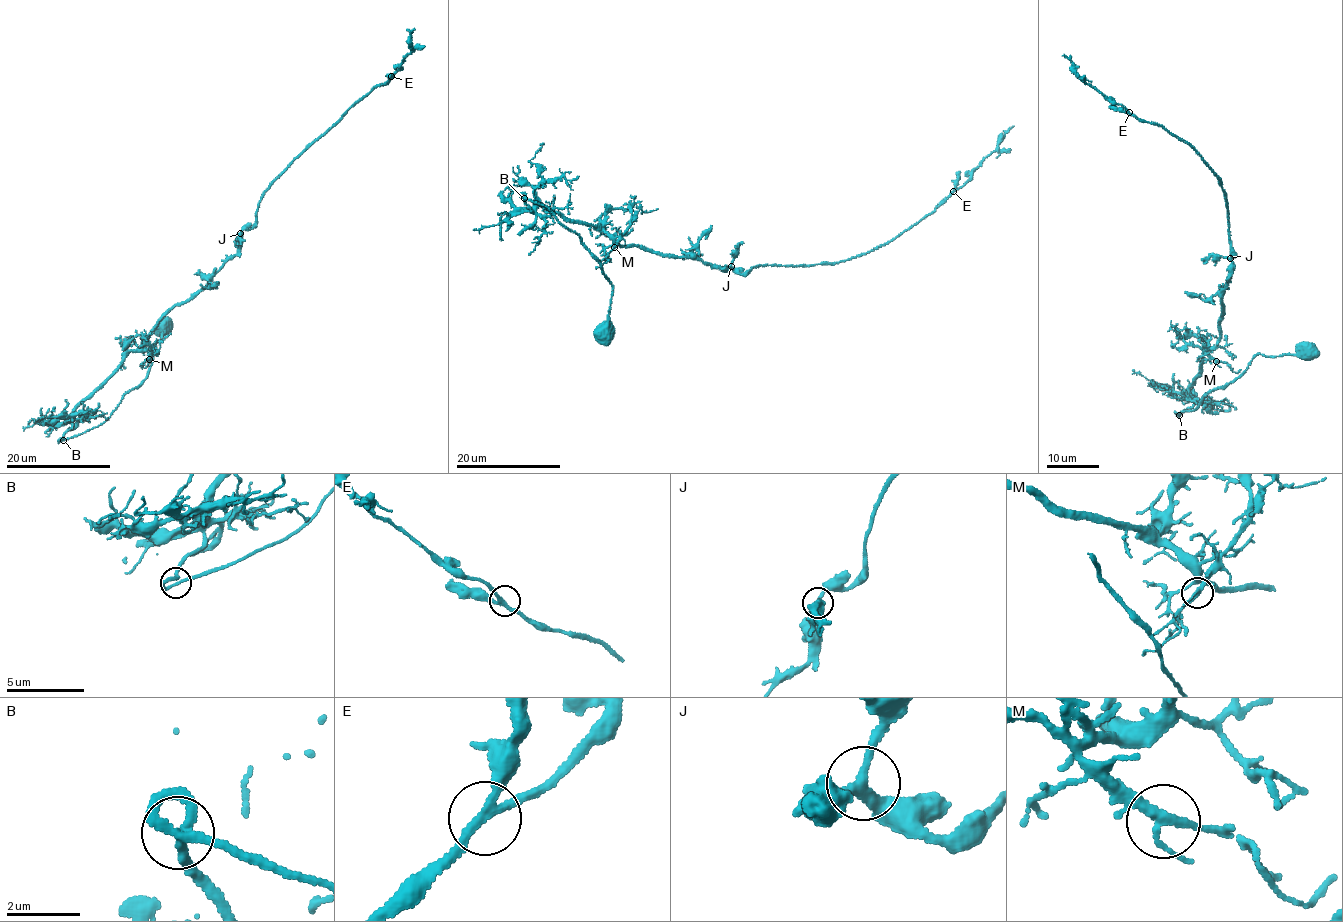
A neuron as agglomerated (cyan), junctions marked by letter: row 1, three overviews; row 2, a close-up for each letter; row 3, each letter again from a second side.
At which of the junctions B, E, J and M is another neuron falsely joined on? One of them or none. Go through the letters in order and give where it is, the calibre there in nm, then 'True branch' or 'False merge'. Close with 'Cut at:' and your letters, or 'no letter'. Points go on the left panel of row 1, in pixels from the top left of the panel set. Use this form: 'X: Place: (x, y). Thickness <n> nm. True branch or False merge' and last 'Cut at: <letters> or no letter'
B: Place: (63, 440). Thickness 200 nm. True branch
E: Place: (391, 76). Thickness 220 nm. True branch
J: Place: (240, 233). Thickness 240 nm. True branch
M: Place: (149, 359). Thickness 220 nm. True branch
Cut at: no letter

